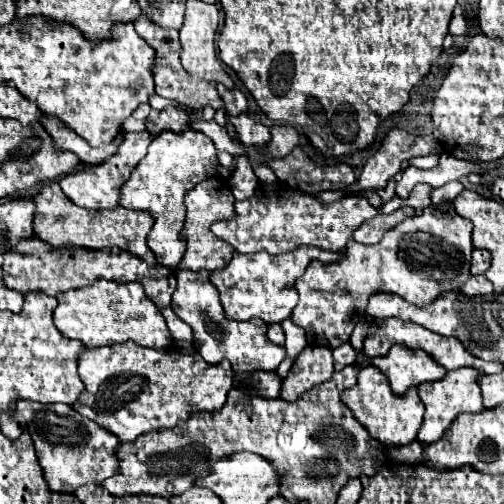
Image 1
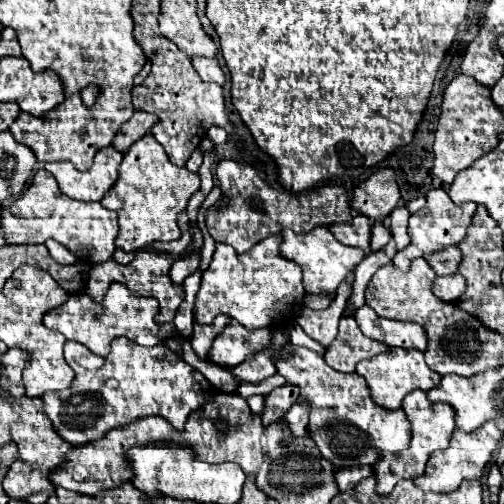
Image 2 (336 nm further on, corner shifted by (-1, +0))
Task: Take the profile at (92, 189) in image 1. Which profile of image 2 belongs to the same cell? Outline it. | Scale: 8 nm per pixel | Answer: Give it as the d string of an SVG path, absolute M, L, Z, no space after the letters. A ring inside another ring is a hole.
M108 146L98 152L98 156L94 158L94 166L88 172L76 170L70 162L52 162L44 164L44 168L52 172L66 196L82 202L100 202L120 176L118 170L122 158L122 152L118 152L114 146Z

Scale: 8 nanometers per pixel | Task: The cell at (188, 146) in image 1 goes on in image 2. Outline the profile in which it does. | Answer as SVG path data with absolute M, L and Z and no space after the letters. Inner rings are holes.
M152 134L142 136L124 152L118 184L114 184L114 188L110 188L110 192L106 192L106 196L102 198L102 206L118 214L120 232L116 238L116 246L124 252L130 252L156 240L178 240L178 214L186 210L190 196L198 188L200 176L196 172L174 166L168 160L162 144L158 144Z

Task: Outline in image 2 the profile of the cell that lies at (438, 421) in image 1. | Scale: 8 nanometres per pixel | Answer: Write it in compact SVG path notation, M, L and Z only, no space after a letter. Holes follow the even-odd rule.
M414 390L404 398L402 410L406 412L410 424L412 424L412 442L404 452L398 454L384 454L382 460L374 466L376 478L378 478L378 492L380 494L390 494L392 488L396 486L396 482L400 480L414 480L418 476L422 476L424 466L428 462L428 458L432 456L432 452L448 448L450 436L454 432L454 408L450 408L450 404L442 404L442 402L430 402L426 392L422 390Z

